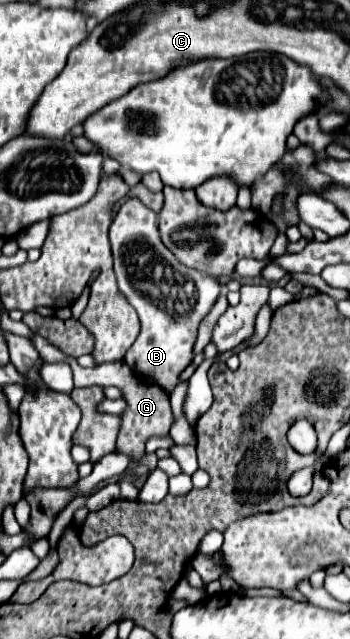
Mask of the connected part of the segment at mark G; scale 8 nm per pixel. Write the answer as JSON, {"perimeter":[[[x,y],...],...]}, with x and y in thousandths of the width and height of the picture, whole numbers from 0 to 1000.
{"perimeter":[[[97,524],[91,531],[97,543],[109,546],[114,559],[131,568],[194,568],[206,584],[211,584],[211,603],[217,606],[263,606],[263,603],[286,603],[286,606],[337,606],[349,612],[349,624],[360,628],[360,640],[349,643],[343,656],[349,656],[349,674],[337,681],[337,709],[371,712],[377,721],[394,721],[411,712],[411,693],[434,684],[434,681],[474,681],[486,674],[491,665],[491,643],[486,643],[486,628],[480,618],[440,603],[417,603],[406,599],[377,577],[354,568],[354,565],[331,565],[331,568],[291,568],[274,577],[240,577],[223,571],[223,565],[211,559],[194,559],[189,552],[177,552],[166,543],[154,543],[149,537],[137,537],[131,531],[120,531],[114,524]]]}

